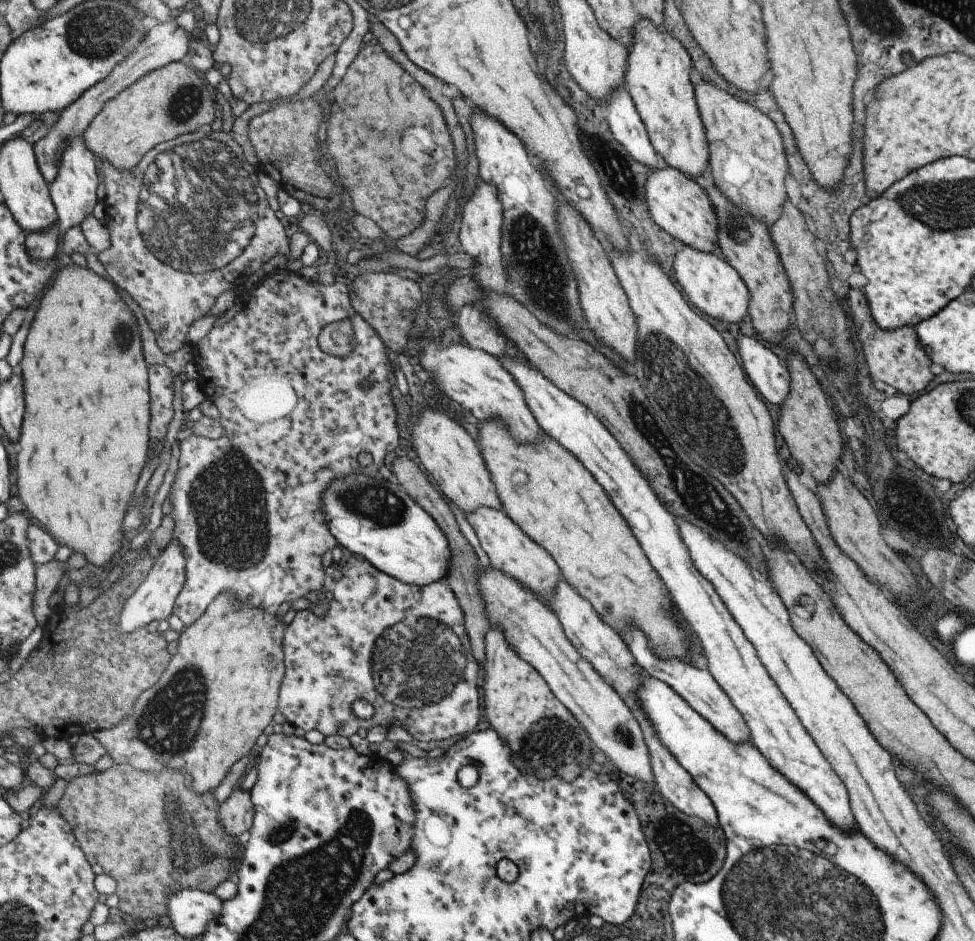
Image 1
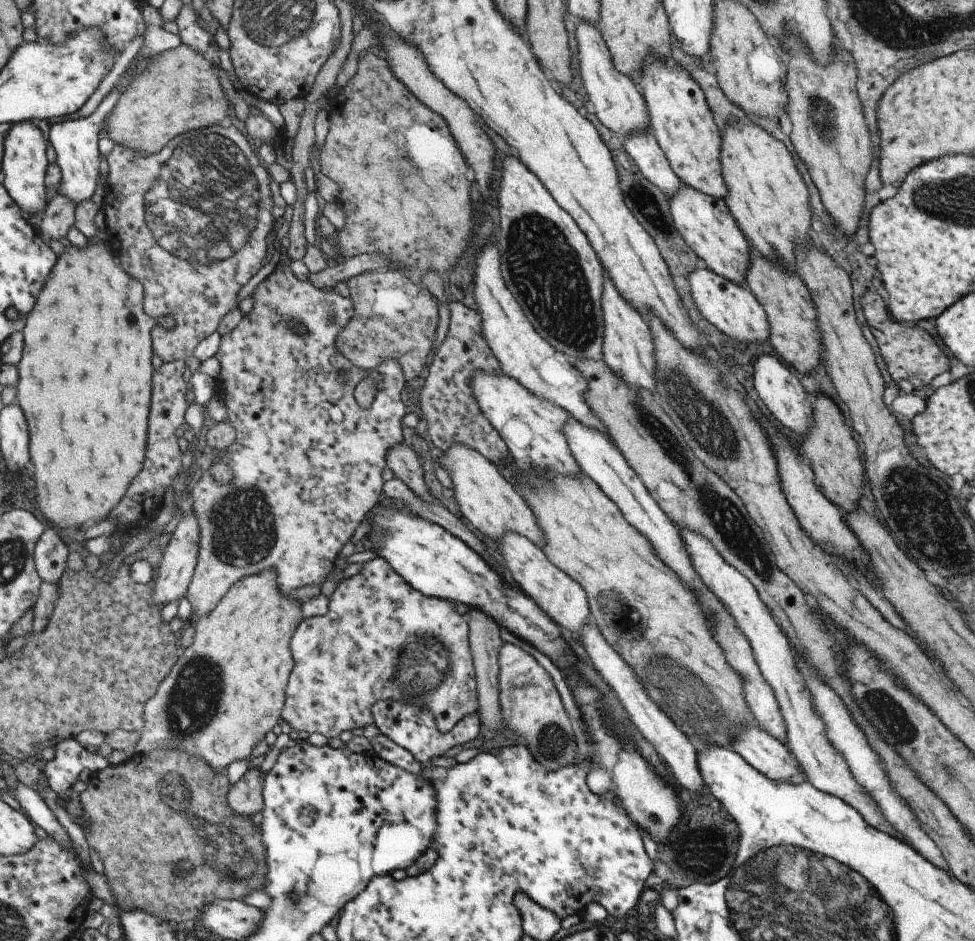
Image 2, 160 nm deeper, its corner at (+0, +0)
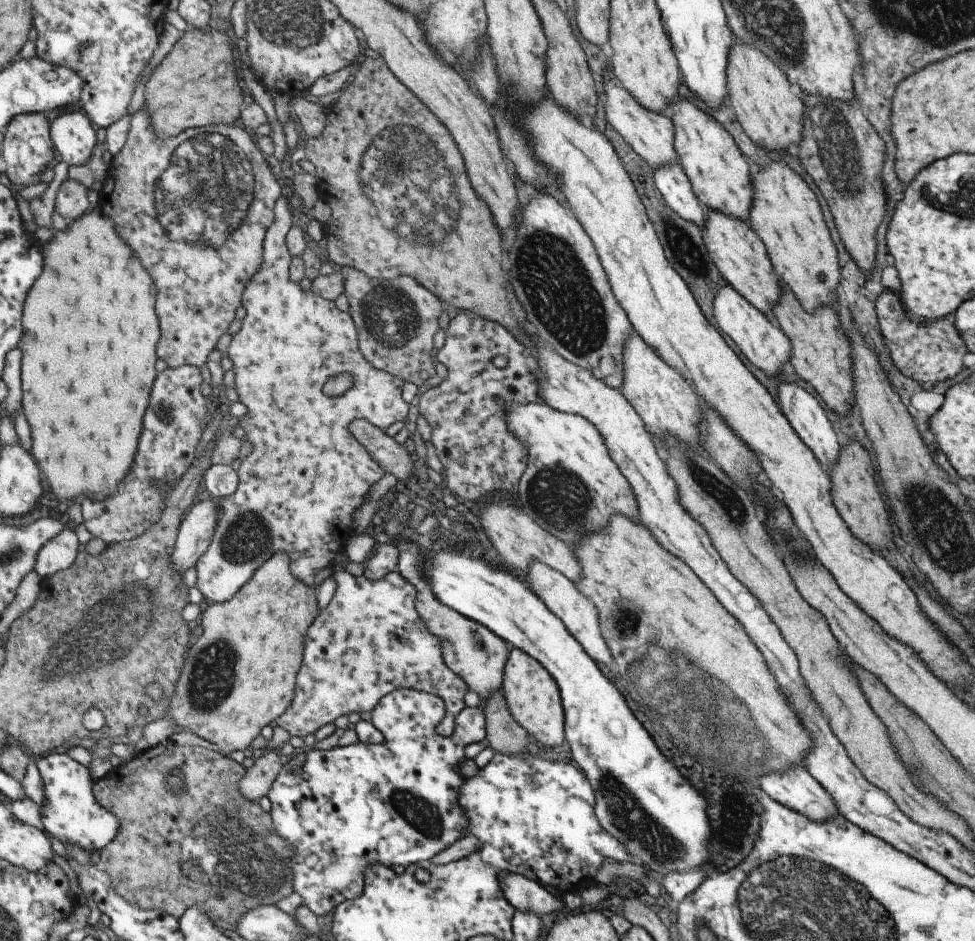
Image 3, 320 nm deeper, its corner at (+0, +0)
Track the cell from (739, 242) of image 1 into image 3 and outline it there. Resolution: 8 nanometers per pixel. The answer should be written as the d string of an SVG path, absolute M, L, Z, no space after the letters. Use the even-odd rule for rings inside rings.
M780 286L780 300L772 310L775 323L789 339L791 368L819 394L829 410L837 416L847 416L855 405L852 379L852 344L848 334L839 324L834 308L821 307L812 315L806 313L799 301L785 286Z

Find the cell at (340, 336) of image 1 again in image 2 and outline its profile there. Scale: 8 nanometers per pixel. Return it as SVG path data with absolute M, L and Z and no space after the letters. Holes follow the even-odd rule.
M397 270L369 271L348 278L348 299L352 302L352 315L336 336L336 347L347 362L360 369L375 369L383 359L393 359L402 370L405 382L419 376L427 363L433 333L437 326L436 299L421 285L413 284Z

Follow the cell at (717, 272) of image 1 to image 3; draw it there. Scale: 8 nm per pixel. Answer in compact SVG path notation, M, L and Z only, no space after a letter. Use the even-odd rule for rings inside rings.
M727 284L716 292L713 302L712 313L717 328L733 340L733 344L753 366L763 370L769 376L778 375L783 364L790 360L792 352L789 339L775 321L769 320Z

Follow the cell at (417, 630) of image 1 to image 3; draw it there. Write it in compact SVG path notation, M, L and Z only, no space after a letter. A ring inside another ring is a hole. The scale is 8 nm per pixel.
M334 564L331 576L336 582L333 596L319 610L305 640L303 662L297 674L295 694L289 709L285 709L276 720L276 726L286 730L290 736L307 740L313 732L325 724L331 724L337 716L351 712L369 712L387 693L394 690L416 690L438 696L444 704L444 715L437 721L435 730L447 736L452 730L457 714L466 705L463 696L468 691L465 682L448 666L440 653L440 642L421 622L414 607L415 589L396 570L385 574L378 581L367 580L347 573L342 564Z

